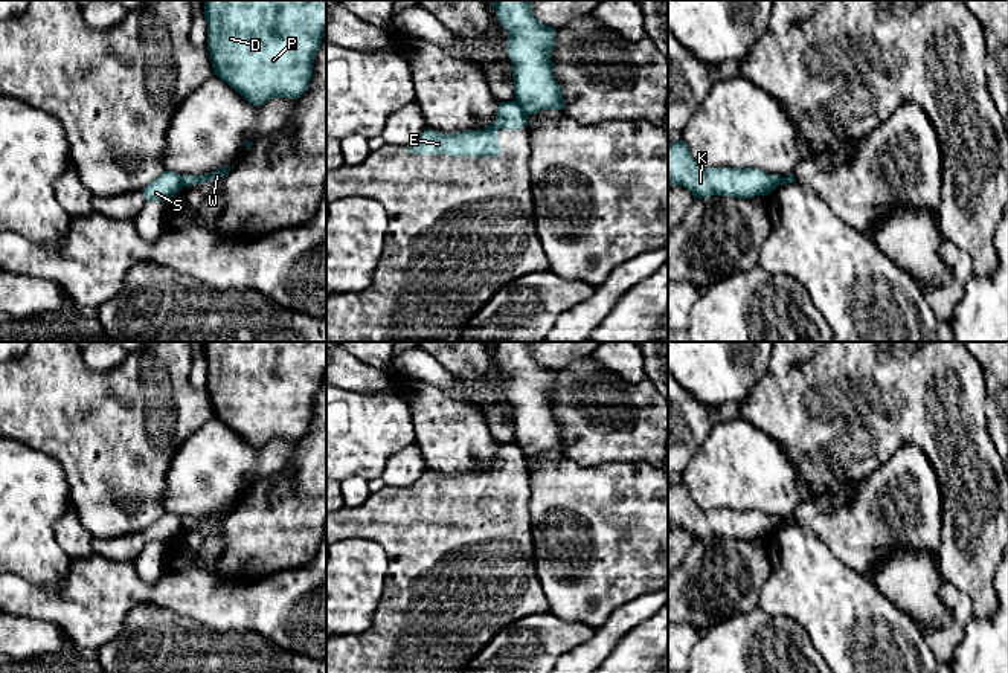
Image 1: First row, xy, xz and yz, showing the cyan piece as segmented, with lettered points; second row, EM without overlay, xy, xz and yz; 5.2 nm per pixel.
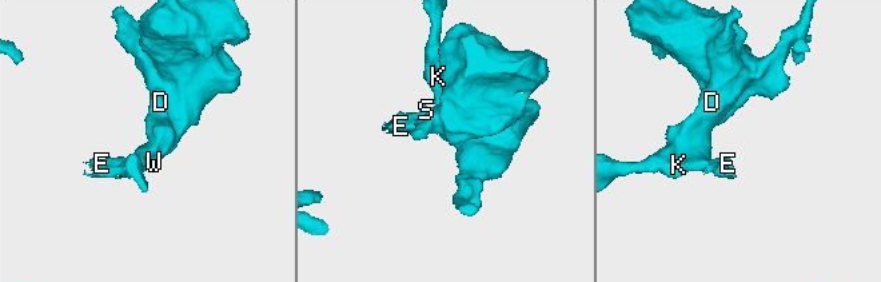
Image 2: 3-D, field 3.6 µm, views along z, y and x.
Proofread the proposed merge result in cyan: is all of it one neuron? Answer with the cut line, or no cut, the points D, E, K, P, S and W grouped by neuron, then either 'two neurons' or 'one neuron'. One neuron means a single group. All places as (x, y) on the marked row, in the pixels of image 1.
cut xz (516, 99), (529, 113); groups D K P W / E S; two neurons

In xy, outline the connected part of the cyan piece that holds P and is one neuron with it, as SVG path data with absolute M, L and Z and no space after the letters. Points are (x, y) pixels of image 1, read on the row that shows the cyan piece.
M204 0L204 18L213 75L250 104L261 107L276 96L299 99L308 90L313 63L326 35L326 0Z

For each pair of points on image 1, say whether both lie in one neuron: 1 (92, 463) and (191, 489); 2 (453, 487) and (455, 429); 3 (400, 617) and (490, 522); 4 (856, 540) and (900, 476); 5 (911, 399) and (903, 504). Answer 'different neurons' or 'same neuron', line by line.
1: different neurons
2: different neurons
3: same neuron
4: same neuron
5: different neurons

